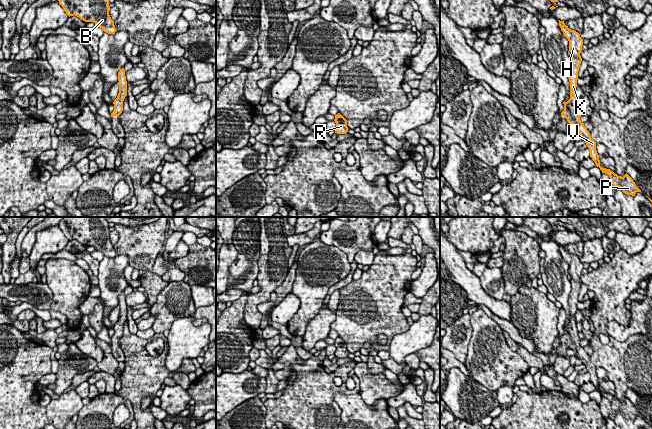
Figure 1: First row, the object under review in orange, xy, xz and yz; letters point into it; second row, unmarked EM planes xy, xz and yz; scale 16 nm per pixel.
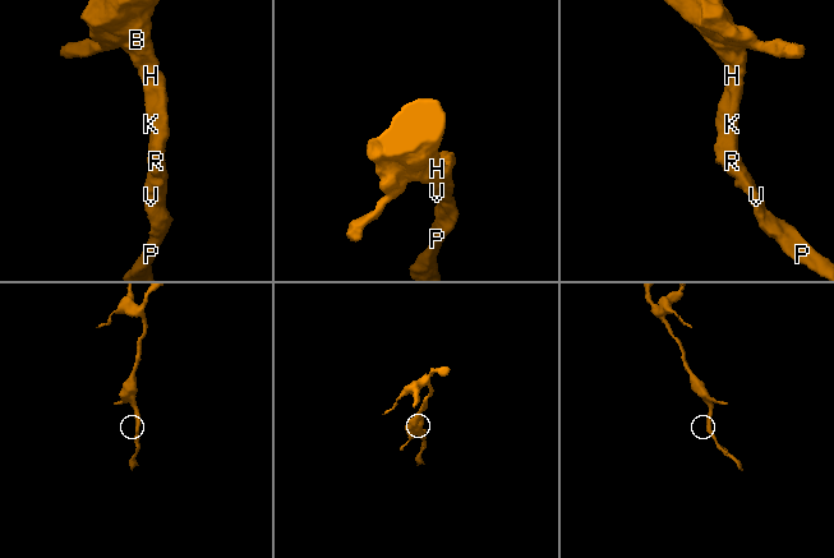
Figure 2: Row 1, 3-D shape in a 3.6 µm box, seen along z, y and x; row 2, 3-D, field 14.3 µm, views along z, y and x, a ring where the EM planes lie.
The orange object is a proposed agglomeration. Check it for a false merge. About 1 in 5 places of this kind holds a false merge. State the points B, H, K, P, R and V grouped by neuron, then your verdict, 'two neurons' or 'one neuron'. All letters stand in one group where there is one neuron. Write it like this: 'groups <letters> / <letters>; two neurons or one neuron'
groups B H K P R V; one neuron

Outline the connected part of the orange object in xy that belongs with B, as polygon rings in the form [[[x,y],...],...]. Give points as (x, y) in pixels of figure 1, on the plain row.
[[[64,217],[58,225],[69,241],[75,239],[85,246],[93,246],[108,258],[115,258],[114,245],[109,239],[109,222],[104,217]]]

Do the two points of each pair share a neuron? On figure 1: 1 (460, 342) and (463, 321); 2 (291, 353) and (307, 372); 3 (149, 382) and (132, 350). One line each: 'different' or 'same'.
1: same
2: same
3: same

